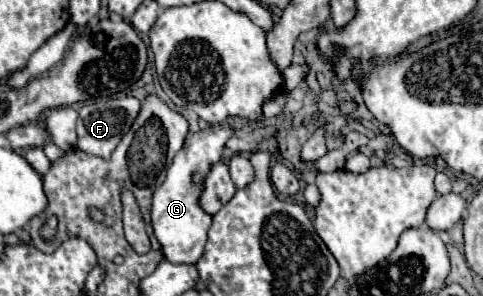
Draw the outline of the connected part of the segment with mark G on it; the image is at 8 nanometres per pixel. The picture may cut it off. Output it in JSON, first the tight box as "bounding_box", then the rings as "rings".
{"bounding_box":[151,124,233,264],"rings":[[[213,124],[205,130],[189,134],[183,148],[175,154],[167,170],[165,182],[153,192],[153,210],[151,210],[153,230],[165,258],[173,264],[195,264],[195,260],[203,256],[211,216],[199,208],[199,192],[203,190],[203,180],[211,166],[221,160],[225,142],[231,136],[233,128],[227,124]]]}

